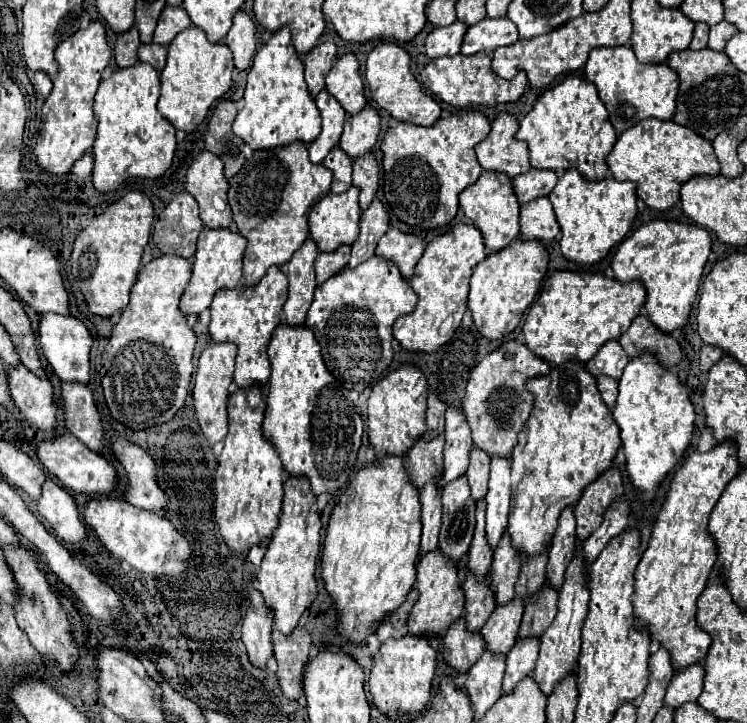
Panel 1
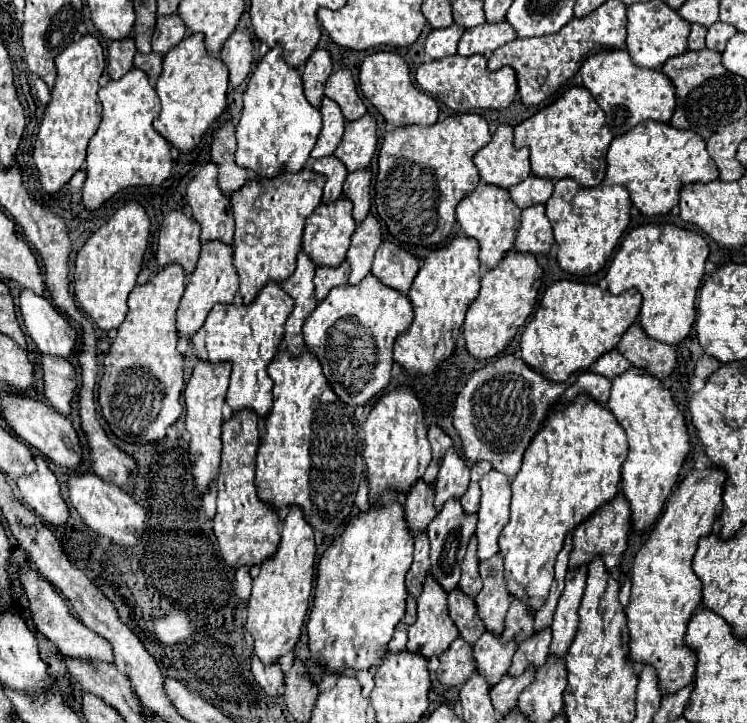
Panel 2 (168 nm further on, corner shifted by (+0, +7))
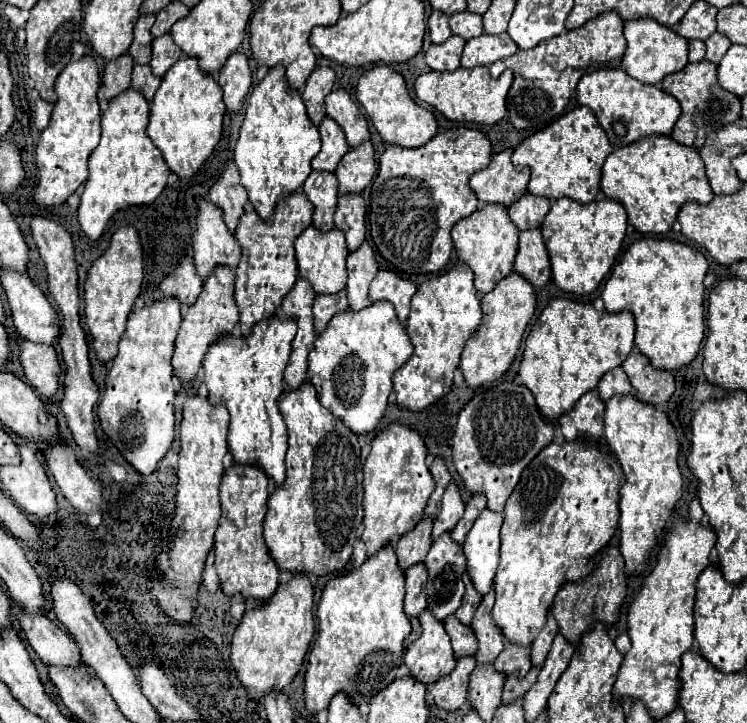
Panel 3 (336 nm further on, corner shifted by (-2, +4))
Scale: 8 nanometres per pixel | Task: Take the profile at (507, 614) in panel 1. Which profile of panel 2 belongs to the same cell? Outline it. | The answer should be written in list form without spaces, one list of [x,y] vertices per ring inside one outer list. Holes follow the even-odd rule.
[[[484,632],[480,640],[474,644],[476,670],[486,678],[490,688],[498,684],[498,680],[502,680],[502,676],[508,672],[514,652],[516,652],[514,642],[502,644],[502,638],[490,632]]]

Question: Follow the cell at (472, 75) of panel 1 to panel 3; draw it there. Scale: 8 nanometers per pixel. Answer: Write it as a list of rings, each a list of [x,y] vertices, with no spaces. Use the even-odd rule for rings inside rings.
[[[482,65],[472,69],[458,67],[456,71],[428,71],[416,79],[414,91],[420,101],[436,107],[450,121],[492,125],[506,115],[506,95],[512,85],[512,77],[512,71],[506,69],[498,79],[492,79],[488,67]]]

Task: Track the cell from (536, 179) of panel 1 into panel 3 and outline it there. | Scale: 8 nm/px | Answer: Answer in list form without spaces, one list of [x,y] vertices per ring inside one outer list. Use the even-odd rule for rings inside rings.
[[[528,191],[516,203],[512,203],[512,207],[508,209],[512,223],[520,231],[532,229],[532,227],[540,227],[548,211],[550,211],[550,199],[538,197],[538,195],[530,195]]]

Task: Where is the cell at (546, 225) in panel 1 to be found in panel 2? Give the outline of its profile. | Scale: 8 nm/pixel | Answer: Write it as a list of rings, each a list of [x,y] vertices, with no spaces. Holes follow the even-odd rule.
[[[530,206],[526,210],[522,210],[522,224],[516,236],[516,244],[514,250],[524,252],[524,254],[534,254],[538,256],[548,256],[552,244],[554,244],[554,236],[552,236],[552,228],[550,222],[546,218],[544,206]]]

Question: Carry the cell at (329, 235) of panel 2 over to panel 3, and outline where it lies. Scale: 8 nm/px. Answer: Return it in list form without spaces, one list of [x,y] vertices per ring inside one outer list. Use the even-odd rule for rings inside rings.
[[[310,225],[296,239],[296,259],[298,259],[300,277],[306,277],[318,295],[338,293],[346,285],[348,279],[346,257],[348,257],[348,247],[346,247],[344,231],[340,231],[338,227],[332,227],[330,231],[320,231],[314,225]]]

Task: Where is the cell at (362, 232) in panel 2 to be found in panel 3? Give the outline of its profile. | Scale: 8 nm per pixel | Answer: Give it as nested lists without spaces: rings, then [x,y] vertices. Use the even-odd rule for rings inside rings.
[[[364,241],[356,251],[348,255],[348,303],[350,309],[360,309],[370,303],[368,299],[368,285],[378,271],[376,251],[374,247]]]

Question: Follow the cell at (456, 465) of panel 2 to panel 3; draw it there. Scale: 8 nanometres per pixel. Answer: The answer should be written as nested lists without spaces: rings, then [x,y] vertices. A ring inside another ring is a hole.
[[[450,481],[450,485],[446,487],[444,497],[442,497],[440,513],[434,519],[432,537],[438,537],[442,531],[452,531],[452,527],[458,523],[462,513],[464,513],[464,501],[462,501],[460,489],[458,489],[456,481]]]

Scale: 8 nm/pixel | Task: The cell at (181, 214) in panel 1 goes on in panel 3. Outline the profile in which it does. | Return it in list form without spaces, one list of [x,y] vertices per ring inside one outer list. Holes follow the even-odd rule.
[[[182,253],[178,259],[178,265],[170,275],[164,277],[164,281],[158,285],[158,291],[164,293],[162,297],[178,297],[184,305],[190,305],[196,301],[196,297],[202,291],[202,281],[196,271],[194,259],[188,253]]]

